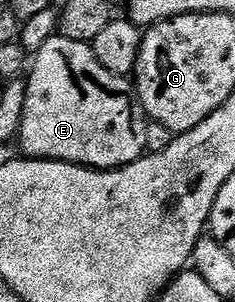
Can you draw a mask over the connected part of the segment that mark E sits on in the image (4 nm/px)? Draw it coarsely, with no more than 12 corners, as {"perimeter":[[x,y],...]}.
{"perimeter":[[58,33],[17,147],[111,171],[147,151],[132,80]]}

